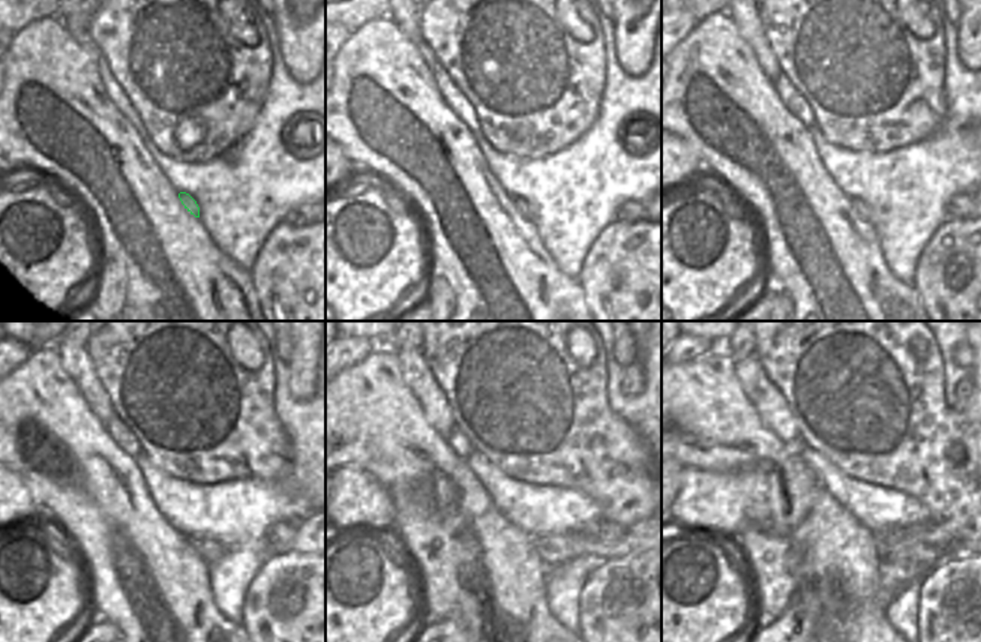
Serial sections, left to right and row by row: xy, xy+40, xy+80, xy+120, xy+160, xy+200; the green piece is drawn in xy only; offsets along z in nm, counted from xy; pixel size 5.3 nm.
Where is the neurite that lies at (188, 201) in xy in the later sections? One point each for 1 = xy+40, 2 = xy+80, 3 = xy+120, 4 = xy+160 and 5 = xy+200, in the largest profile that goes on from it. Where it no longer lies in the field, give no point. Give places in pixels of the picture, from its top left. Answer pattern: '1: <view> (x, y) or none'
1: xy+40 (524, 206)
2: xy+80 (863, 209)
3: xy+120 (210, 549)
4: xy+160 (557, 549)
5: xy+200 (962, 548)

